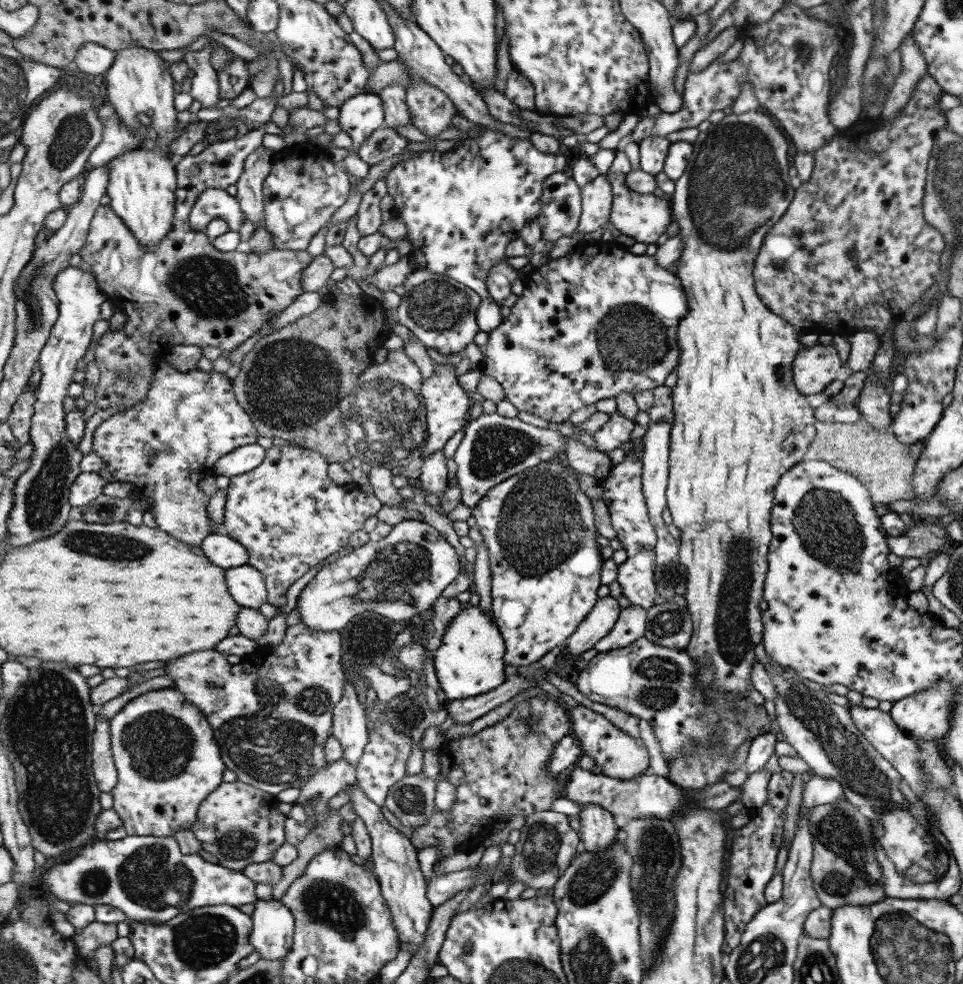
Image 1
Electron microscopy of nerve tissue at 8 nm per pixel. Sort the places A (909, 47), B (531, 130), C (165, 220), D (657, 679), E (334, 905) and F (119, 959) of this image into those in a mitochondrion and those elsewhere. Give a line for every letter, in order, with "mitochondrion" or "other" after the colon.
A: other
B: other
C: other
D: mitochondrion
E: mitochondrion
F: other

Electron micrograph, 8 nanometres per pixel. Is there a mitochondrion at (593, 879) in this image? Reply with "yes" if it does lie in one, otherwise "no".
yes

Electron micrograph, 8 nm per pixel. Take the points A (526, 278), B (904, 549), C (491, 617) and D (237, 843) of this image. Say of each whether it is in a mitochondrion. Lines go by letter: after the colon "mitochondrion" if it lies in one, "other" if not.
A: other
B: other
C: other
D: mitochondrion

